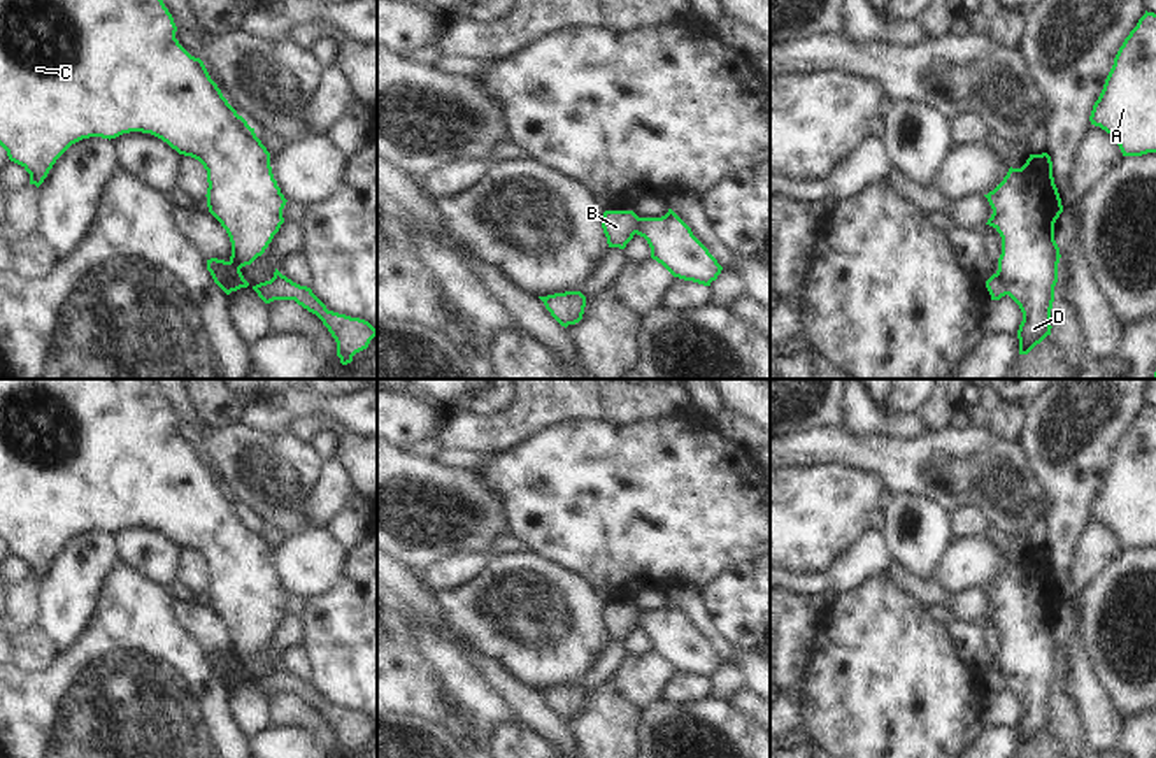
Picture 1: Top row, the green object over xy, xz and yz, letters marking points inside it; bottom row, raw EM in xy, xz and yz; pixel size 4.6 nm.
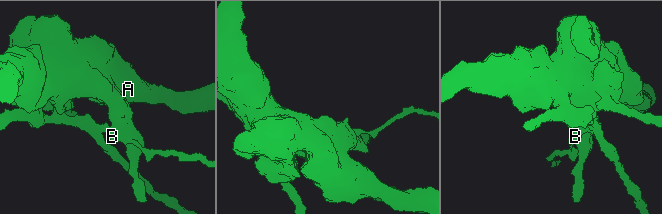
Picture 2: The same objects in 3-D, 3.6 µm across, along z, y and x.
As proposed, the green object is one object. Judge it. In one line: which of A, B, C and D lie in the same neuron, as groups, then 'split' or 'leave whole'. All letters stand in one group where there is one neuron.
A C D / B; split

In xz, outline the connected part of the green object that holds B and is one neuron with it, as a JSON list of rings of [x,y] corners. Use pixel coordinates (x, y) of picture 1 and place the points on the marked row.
[[[605,211],[602,216],[602,228],[609,247],[624,249],[633,239],[640,218],[633,211]]]

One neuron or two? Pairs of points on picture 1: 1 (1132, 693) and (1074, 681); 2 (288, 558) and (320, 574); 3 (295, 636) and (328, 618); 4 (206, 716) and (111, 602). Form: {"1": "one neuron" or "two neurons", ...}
{"1": "two neurons", "2": "one neuron", "3": "two neurons", "4": "one neuron"}

